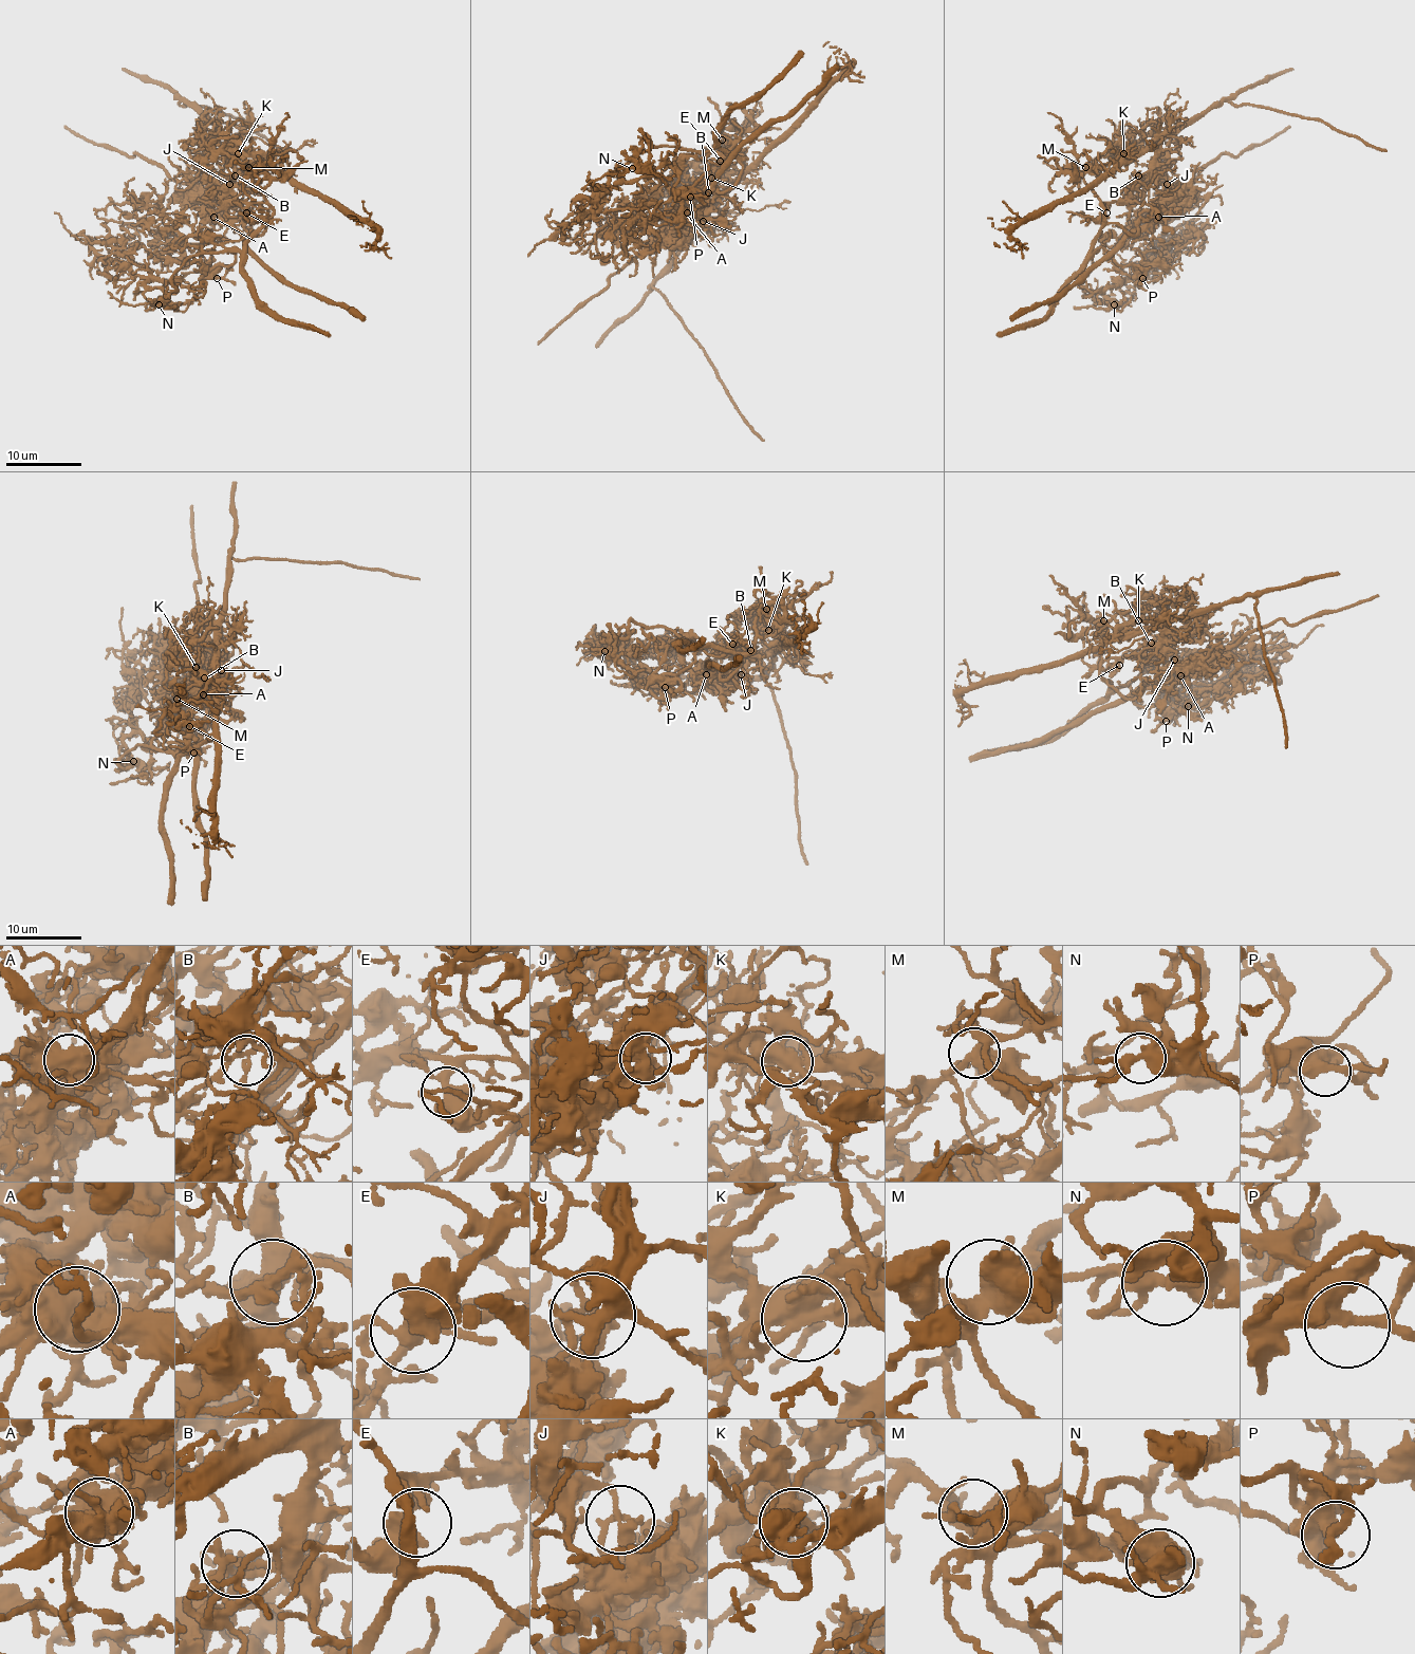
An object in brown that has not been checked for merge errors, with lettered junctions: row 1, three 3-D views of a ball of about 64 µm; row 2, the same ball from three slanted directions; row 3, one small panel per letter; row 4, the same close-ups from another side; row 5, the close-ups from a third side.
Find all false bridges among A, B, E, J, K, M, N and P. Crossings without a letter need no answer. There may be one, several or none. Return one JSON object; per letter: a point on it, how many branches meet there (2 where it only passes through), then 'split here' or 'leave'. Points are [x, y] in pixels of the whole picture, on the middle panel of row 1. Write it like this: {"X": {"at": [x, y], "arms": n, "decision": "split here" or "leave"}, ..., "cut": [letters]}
{"A": {"at": [687, 212], "arms": 2, "decision": "split here"}, "B": {"at": [708, 192], "arms": 4, "decision": "split here"}, "E": {"at": [720, 161], "arms": 4, "decision": "leave"}, "J": {"at": [703, 221], "arms": 3, "decision": "split here"}, "K": {"at": [711, 178], "arms": 4, "decision": "split here"}, "M": {"at": [722, 140], "arms": 4, "decision": "leave"}, "N": {"at": [632, 168], "arms": 4, "decision": "leave"}, "P": {"at": [690, 197], "arms": 3, "decision": "leave"}, "cut": ["A", "B", "J", "K"]}

